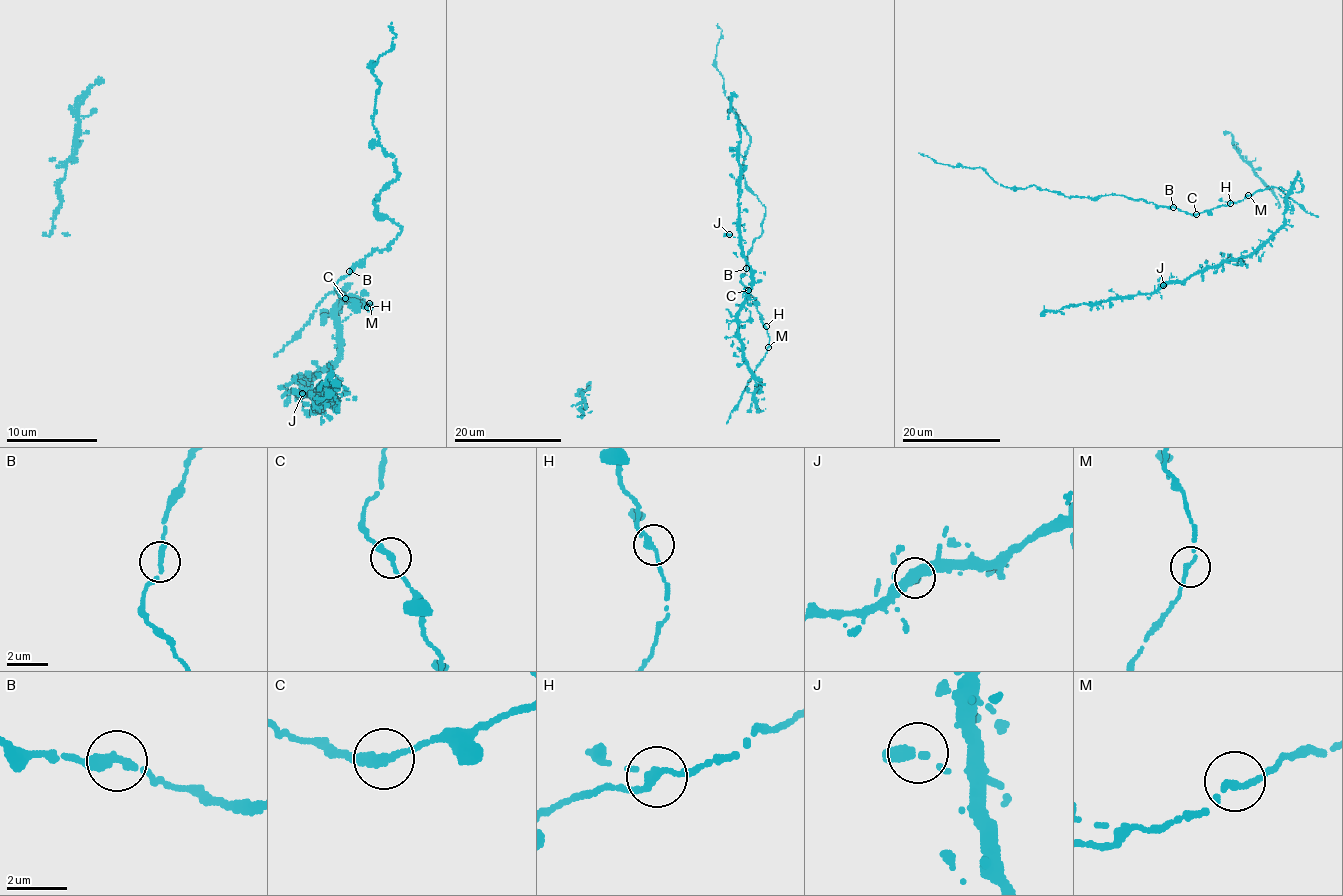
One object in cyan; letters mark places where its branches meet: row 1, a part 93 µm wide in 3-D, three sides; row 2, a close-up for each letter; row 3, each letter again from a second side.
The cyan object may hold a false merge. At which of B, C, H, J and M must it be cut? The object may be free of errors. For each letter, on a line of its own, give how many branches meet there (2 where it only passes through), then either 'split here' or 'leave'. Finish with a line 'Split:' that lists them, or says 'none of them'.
B: 2 | leave
C: 2 | leave
H: 2 | leave
J: 1 | leave
M: 2 | leave
Split: none of them

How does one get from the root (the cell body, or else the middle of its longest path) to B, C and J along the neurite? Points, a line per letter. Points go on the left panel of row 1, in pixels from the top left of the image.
B: (369, 305), (371, 310), (360, 301), (347, 300), (338, 290), (338, 280), (350, 270)
C: (369, 305), (371, 310), (367, 305), (362, 307), (364, 303), (360, 301), (345, 298)
J: (369, 305), (337, 292), (316, 308), (335, 319), (339, 351), (302, 390), (332, 400), (302, 393)

